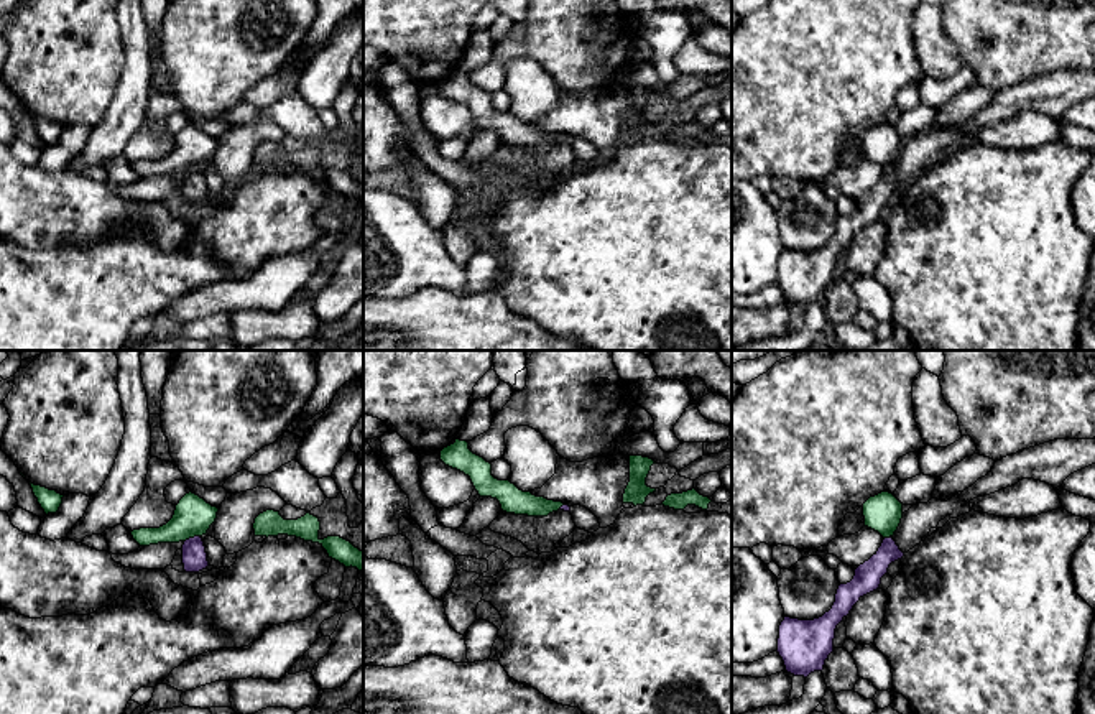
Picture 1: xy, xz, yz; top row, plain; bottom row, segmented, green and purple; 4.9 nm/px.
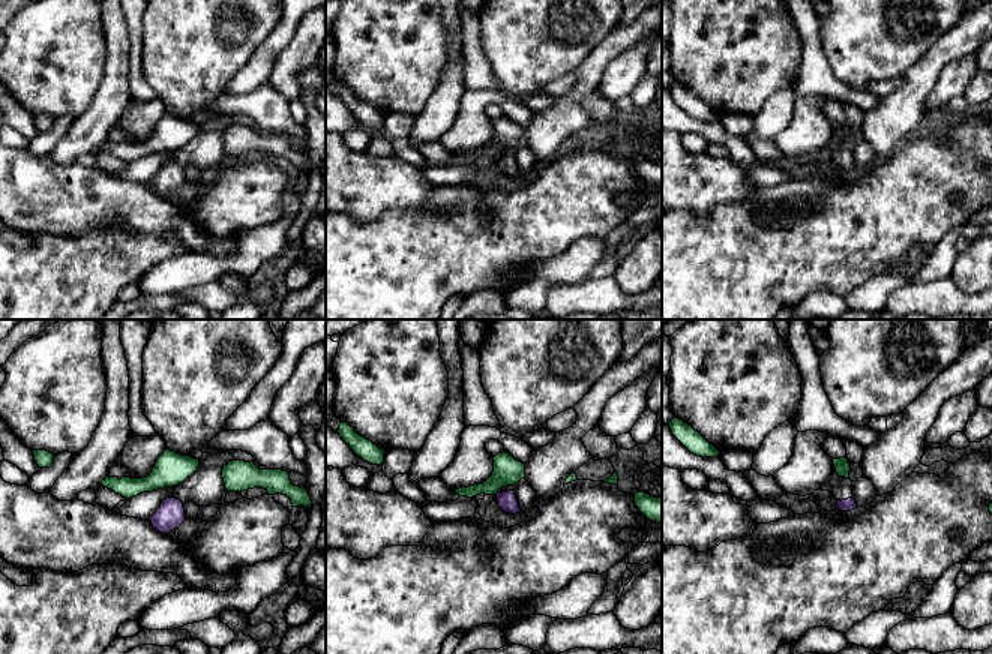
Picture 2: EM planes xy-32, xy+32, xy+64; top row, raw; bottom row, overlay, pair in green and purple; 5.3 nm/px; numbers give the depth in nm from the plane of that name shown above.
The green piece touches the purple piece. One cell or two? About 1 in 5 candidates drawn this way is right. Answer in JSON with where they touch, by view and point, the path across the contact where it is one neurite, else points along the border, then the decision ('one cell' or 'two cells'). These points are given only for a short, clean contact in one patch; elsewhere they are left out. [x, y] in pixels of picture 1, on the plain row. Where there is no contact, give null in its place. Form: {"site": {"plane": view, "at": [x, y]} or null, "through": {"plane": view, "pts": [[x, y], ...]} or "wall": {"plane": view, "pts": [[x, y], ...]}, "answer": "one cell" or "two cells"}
{"site": {"plane": "xy", "at": [191, 168]}, "wall": {"plane": "xy", "pts": [[199, 166], [189, 168], [184, 173]]}, "answer": "two cells"}

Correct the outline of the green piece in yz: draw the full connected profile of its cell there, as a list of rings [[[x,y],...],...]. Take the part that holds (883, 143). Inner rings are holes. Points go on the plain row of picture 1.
[[[889,123],[870,128],[863,135],[865,158],[889,169],[898,161],[903,150],[903,135]]]

